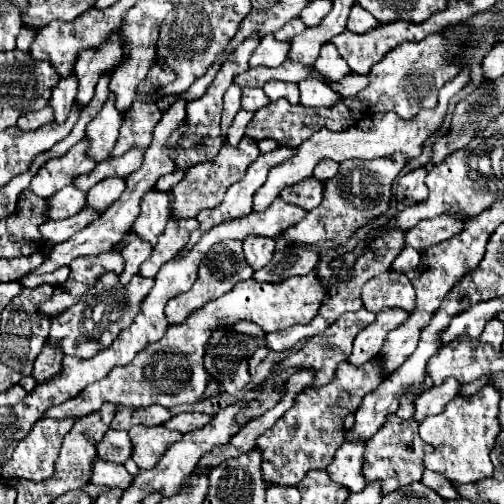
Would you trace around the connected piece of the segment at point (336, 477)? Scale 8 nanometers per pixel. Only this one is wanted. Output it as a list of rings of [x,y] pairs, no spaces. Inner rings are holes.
[[[345,440],[343,446],[339,446],[339,452],[335,452],[335,460],[327,466],[331,480],[337,484],[343,484],[351,492],[361,492],[367,484],[361,472],[363,448],[365,448],[363,440],[355,440],[355,442]]]

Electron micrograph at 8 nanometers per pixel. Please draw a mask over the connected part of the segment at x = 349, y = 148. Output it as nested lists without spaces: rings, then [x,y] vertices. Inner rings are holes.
[[[441,96],[439,104],[431,110],[423,108],[423,112],[419,112],[415,118],[411,120],[403,120],[394,112],[383,112],[372,114],[370,117],[359,120],[355,126],[341,130],[341,132],[331,132],[327,128],[321,128],[319,132],[315,132],[315,136],[307,138],[299,148],[295,148],[295,154],[291,158],[285,160],[285,164],[277,164],[277,168],[271,168],[267,182],[255,192],[253,196],[253,210],[255,212],[263,212],[263,208],[271,206],[271,202],[279,196],[279,192],[285,186],[291,186],[307,176],[313,174],[313,168],[317,166],[317,162],[321,158],[331,158],[337,162],[349,160],[349,158],[361,158],[361,160],[375,160],[375,158],[385,158],[385,156],[393,156],[397,152],[405,154],[407,158],[415,158],[421,154],[421,146],[425,142],[427,136],[431,136],[443,122],[445,118],[445,110],[447,110],[447,98]]]

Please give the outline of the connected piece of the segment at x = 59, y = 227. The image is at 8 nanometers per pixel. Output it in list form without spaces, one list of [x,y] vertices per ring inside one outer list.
[[[85,208],[77,216],[71,216],[65,220],[47,220],[47,224],[43,224],[43,228],[39,228],[39,232],[43,236],[43,246],[47,248],[47,246],[55,246],[59,242],[69,240],[75,232],[89,226],[95,218],[99,218],[99,212]]]

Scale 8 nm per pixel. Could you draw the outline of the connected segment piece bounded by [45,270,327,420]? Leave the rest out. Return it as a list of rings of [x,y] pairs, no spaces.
[[[309,272],[305,276],[291,276],[281,284],[255,282],[253,278],[235,284],[231,292],[225,296],[211,300],[205,308],[197,308],[183,320],[183,324],[169,326],[167,334],[159,340],[159,352],[141,350],[131,364],[113,368],[103,380],[87,386],[77,398],[67,400],[55,408],[45,412],[45,418],[81,418],[101,408],[103,402],[125,404],[131,408],[161,404],[165,408],[173,408],[185,402],[197,402],[207,386],[209,374],[203,368],[205,342],[211,338],[211,332],[219,324],[235,324],[241,318],[257,322],[265,332],[275,332],[289,328],[293,324],[309,324],[317,314],[327,288],[317,280],[317,272]]]

